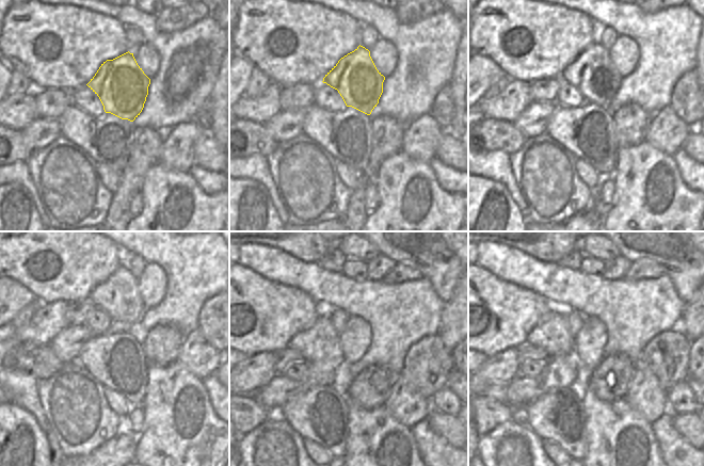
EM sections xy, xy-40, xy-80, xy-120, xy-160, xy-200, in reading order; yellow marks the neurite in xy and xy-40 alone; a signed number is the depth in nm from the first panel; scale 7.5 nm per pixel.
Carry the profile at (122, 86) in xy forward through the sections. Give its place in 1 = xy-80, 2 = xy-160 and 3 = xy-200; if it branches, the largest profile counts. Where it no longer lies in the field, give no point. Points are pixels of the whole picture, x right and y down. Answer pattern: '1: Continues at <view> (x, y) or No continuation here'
1: Continues at xy-80 (592, 73)
2: Continues at xy-160 (320, 341)
3: Continues at xy-200 (552, 334).

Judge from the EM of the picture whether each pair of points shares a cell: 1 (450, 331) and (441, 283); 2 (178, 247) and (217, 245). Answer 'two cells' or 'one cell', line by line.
1: two cells
2: one cell

